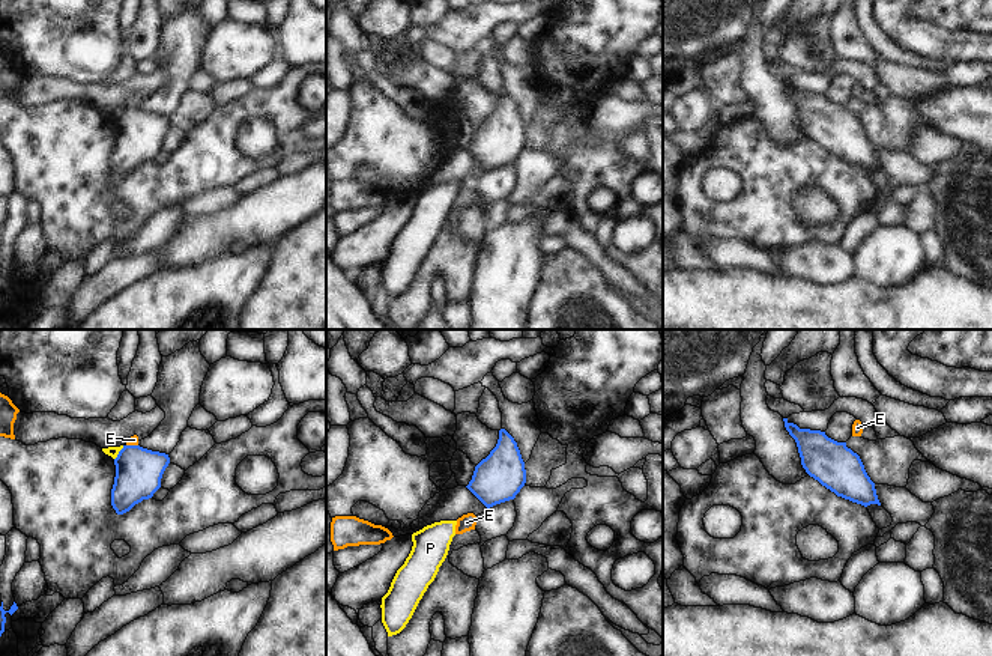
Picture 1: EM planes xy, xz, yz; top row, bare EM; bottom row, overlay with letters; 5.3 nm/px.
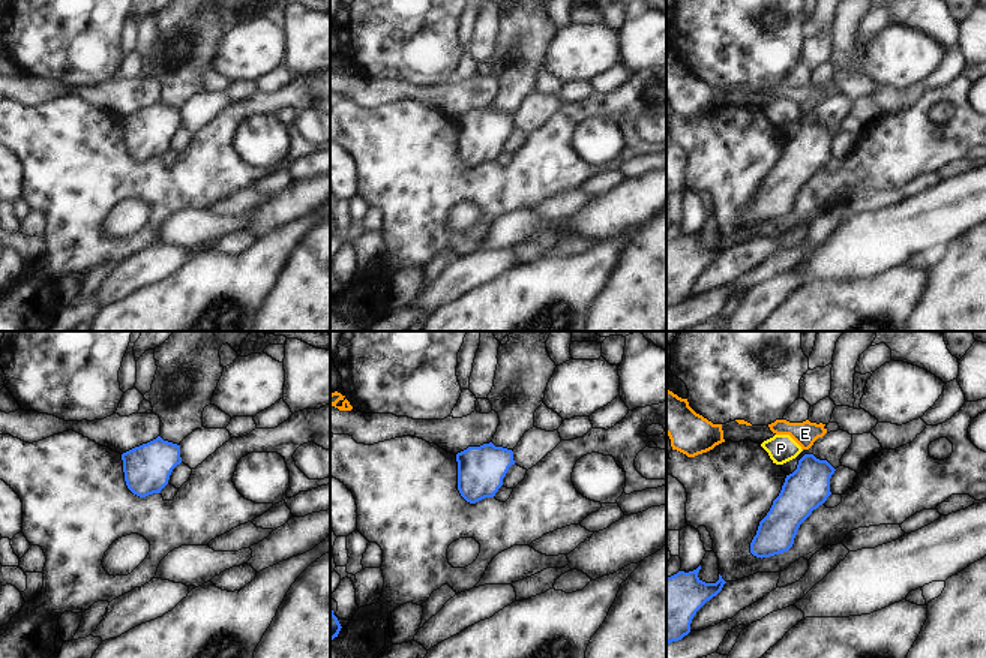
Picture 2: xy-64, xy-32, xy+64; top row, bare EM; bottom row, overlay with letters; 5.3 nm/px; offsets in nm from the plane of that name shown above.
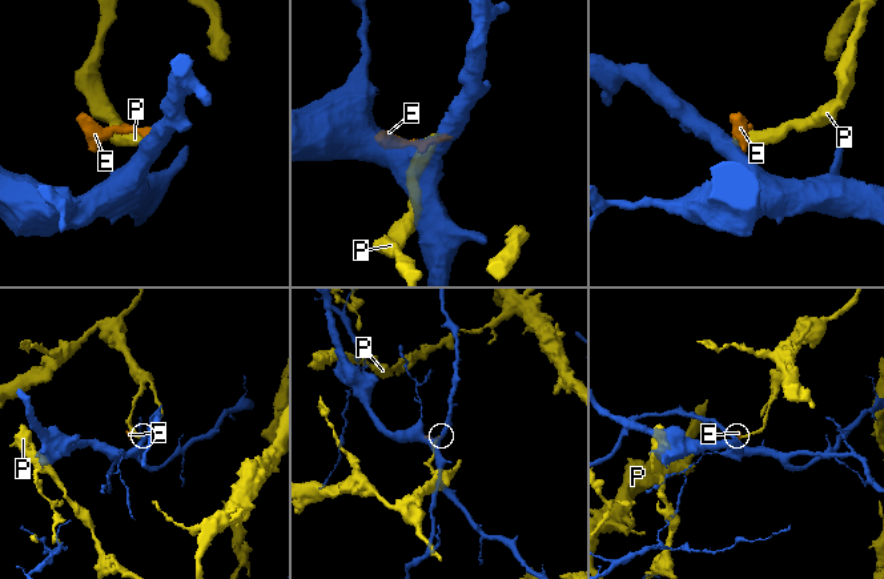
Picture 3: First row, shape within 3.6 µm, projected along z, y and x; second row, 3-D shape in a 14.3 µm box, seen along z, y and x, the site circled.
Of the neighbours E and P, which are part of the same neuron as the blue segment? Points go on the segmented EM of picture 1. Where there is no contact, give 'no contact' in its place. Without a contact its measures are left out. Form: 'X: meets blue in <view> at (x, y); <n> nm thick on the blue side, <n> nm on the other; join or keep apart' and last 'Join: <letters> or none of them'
E: meets blue in xy at (133, 446); 260 nm thick on the blue side, 50 nm on the other; keep apart
P: meets blue in xy at (119, 453); 260 nm thick on the blue side, 60 nm on the other; keep apart
Join: none of them

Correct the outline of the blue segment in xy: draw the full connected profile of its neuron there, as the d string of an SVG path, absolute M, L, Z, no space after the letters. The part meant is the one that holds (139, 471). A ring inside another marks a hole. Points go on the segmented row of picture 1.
M123 445L114 459L116 477L111 489L111 506L117 515L149 500L161 487L161 478L170 457L140 445Z

